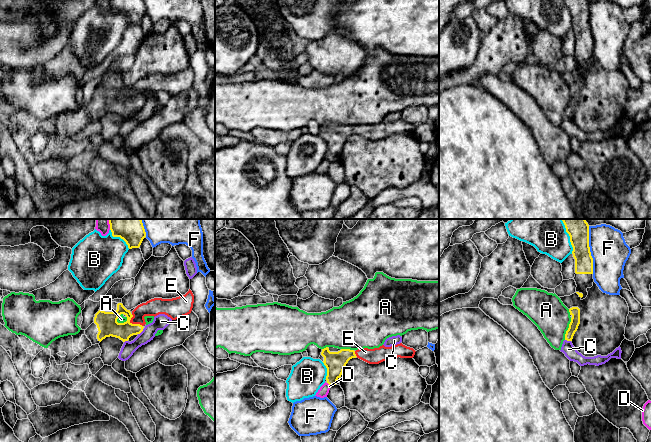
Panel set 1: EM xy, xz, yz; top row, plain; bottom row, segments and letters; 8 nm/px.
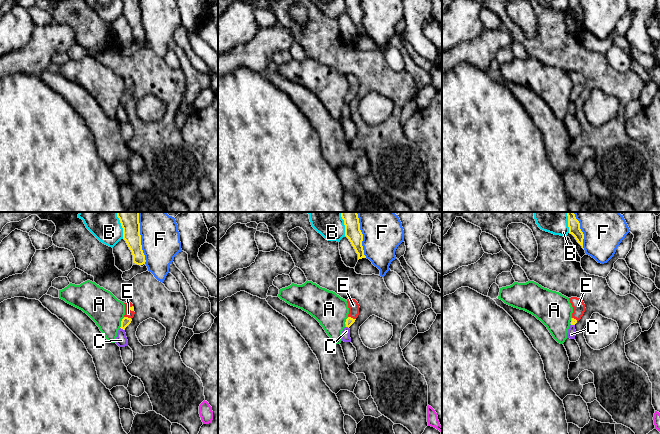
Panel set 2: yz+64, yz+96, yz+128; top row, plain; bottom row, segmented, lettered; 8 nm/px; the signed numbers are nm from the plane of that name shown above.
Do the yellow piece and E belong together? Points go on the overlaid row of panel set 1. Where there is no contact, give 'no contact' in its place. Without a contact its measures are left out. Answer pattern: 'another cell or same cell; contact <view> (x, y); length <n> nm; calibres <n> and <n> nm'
same cell; contact xy (133, 324); length 140 nm; calibres 170 and 140 nm

